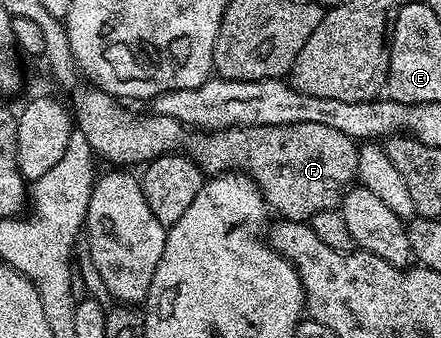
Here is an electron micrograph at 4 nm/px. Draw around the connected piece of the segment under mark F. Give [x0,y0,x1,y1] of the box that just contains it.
[57,64,358,222]

